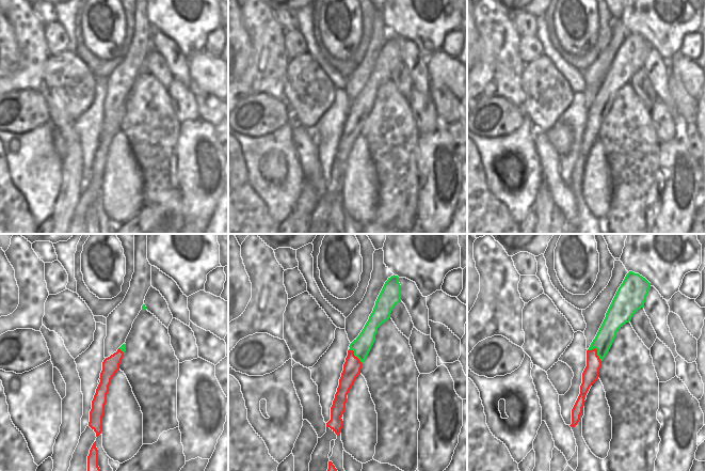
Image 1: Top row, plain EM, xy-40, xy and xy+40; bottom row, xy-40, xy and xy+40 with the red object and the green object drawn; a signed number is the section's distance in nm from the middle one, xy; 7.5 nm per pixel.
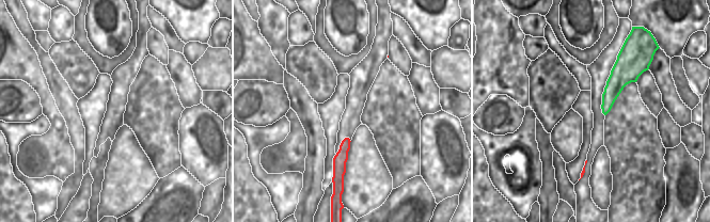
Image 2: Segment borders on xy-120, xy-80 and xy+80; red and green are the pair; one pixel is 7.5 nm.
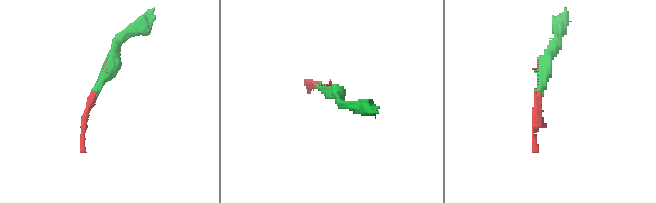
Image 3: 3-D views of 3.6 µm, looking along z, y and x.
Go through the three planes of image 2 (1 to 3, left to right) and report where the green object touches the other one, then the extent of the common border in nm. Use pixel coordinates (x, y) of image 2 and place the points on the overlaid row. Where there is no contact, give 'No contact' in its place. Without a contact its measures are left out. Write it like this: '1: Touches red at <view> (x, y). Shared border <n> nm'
1: No contact
2: No contact
3: No contact.

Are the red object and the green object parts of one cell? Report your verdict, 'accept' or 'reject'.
reject

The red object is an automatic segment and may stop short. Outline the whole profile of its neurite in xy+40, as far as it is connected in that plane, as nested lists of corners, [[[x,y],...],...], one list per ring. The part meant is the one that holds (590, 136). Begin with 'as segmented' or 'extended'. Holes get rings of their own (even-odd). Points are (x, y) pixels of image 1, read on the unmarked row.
as segmented; [[[597,110],[587,111],[587,127],[582,134],[582,144],[580,146],[580,155],[572,170],[572,185],[571,188],[575,188],[582,174],[582,169],[584,167],[584,158],[590,150],[590,147],[598,140],[599,129],[601,127],[601,122],[597,116]]]

